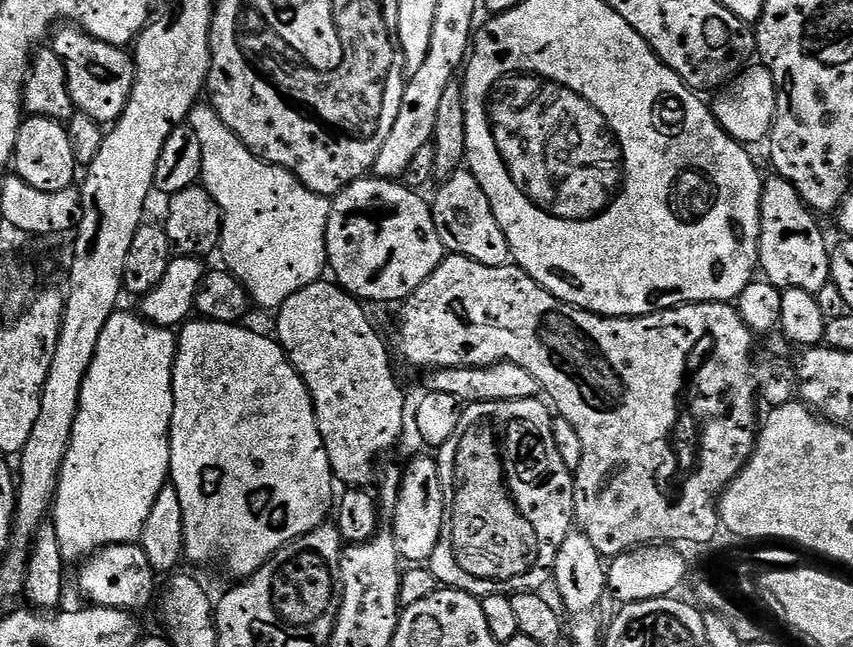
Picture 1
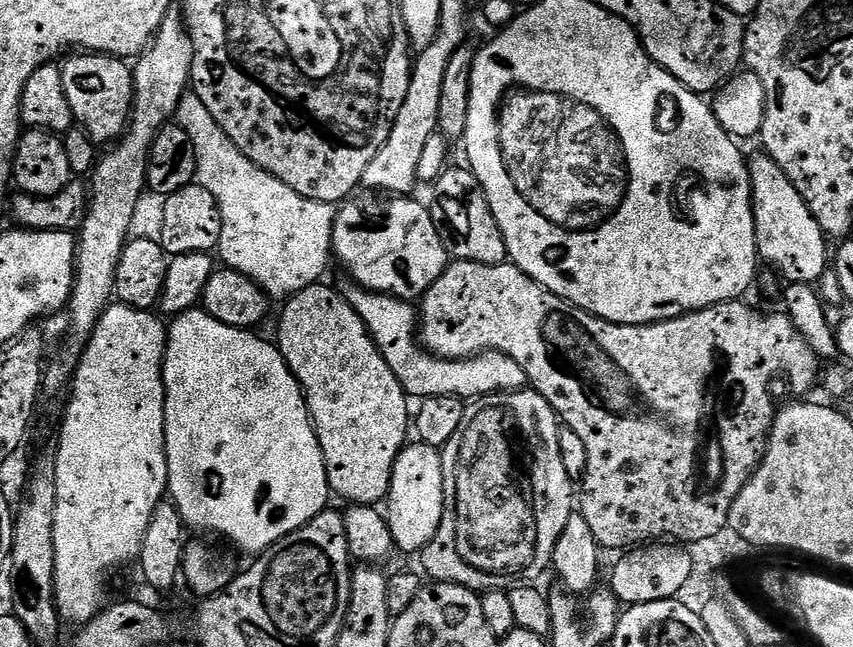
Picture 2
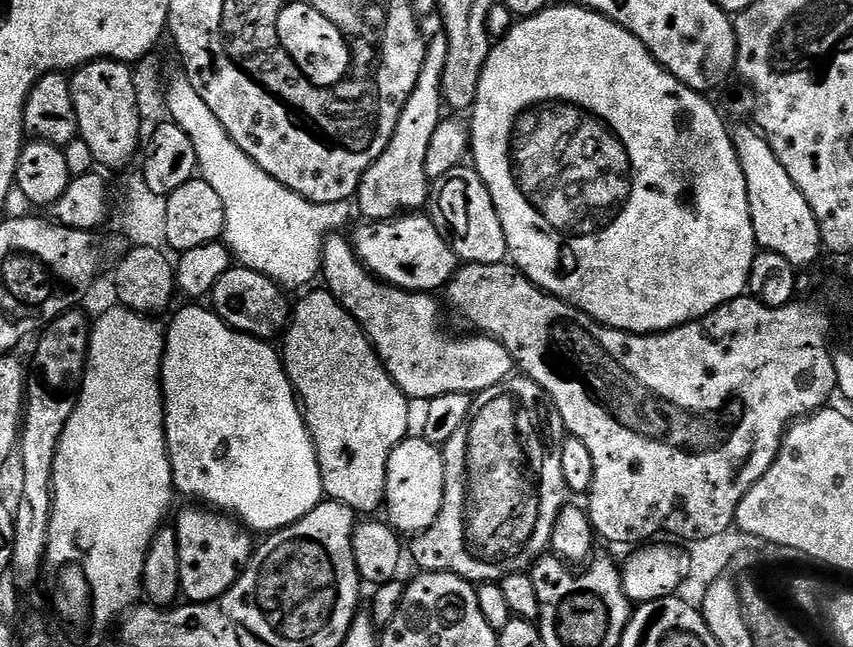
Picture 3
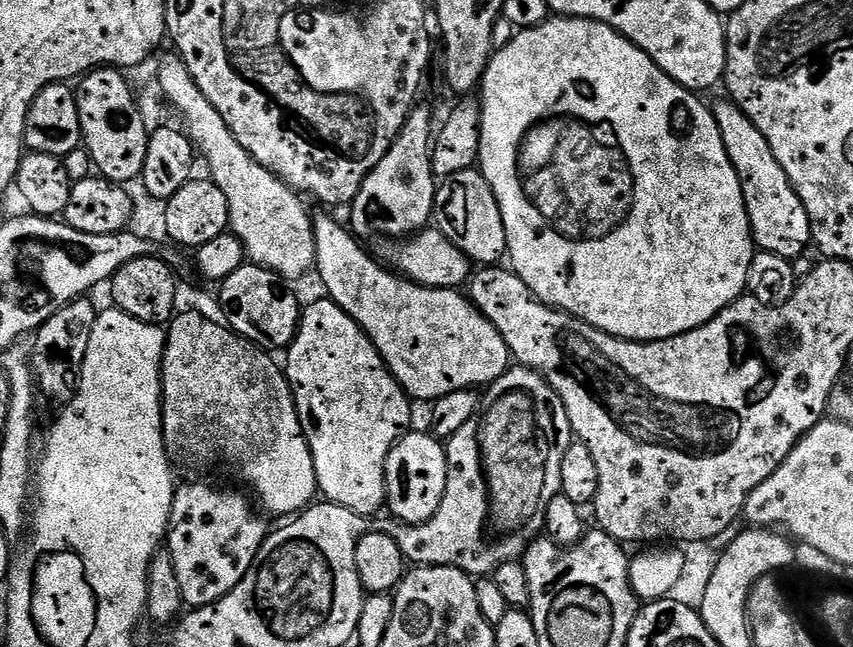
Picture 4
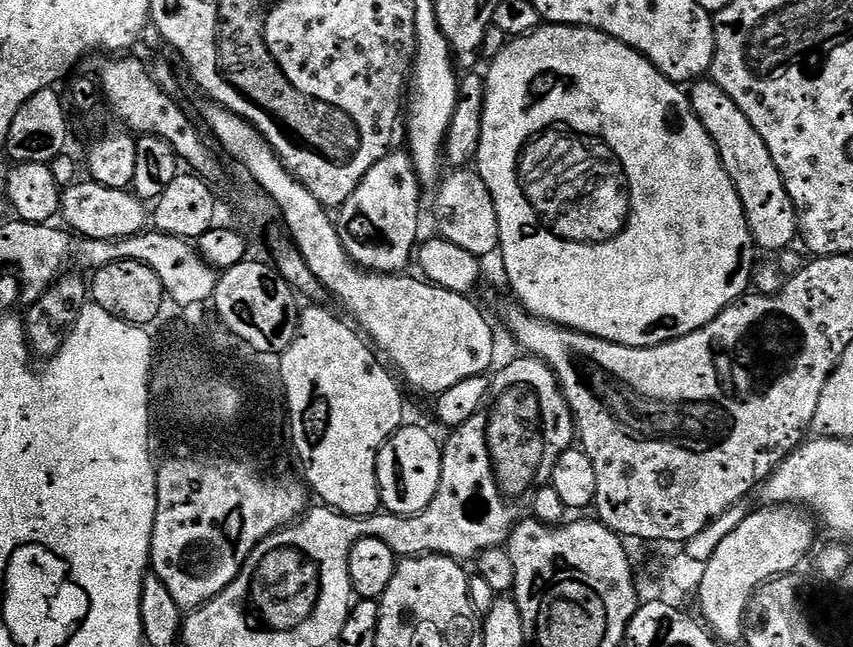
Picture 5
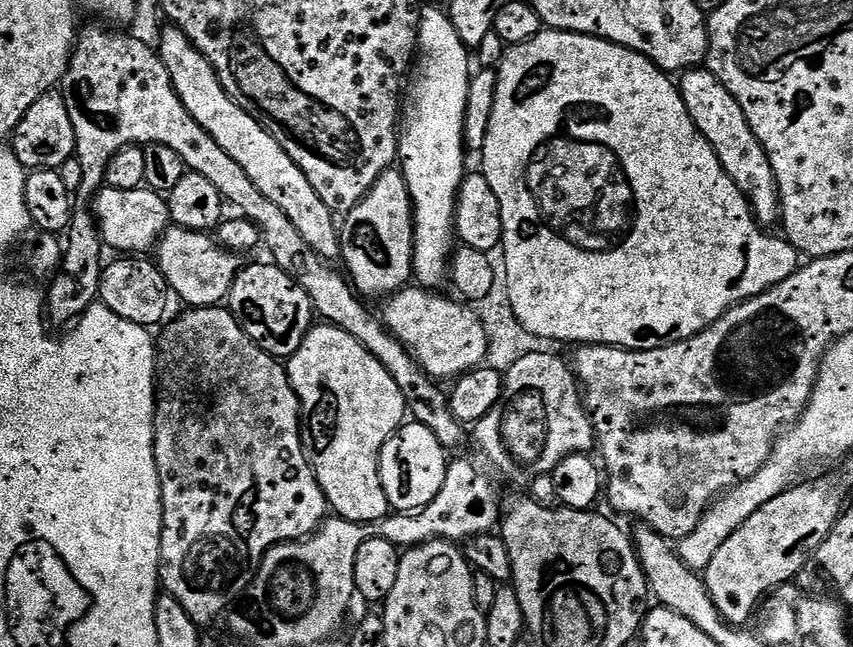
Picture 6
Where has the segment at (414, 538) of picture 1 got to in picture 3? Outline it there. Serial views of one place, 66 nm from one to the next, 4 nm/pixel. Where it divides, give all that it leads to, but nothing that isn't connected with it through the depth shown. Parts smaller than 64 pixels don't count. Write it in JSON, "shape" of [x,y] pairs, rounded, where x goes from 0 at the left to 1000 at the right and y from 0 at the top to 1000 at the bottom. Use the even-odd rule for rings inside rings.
{"shape":[[[475,677],[457,702],[453,726],[453,757],[450,779],[455,785],[454,808],[465,824],[491,825],[509,813],[513,788],[518,788],[521,768],[521,702],[512,688],[496,677]]]}

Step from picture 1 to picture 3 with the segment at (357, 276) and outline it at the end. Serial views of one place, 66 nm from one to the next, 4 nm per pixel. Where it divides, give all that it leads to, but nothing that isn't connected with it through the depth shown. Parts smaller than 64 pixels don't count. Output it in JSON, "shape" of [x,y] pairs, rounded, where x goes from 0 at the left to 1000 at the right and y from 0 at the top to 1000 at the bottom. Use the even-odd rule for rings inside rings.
{"shape":[[[474,331],[463,340],[422,343],[410,359],[410,376],[417,397],[437,427],[478,451],[515,453],[515,445],[517,450],[525,440],[537,413],[537,397],[518,362],[513,362],[502,331]]]}

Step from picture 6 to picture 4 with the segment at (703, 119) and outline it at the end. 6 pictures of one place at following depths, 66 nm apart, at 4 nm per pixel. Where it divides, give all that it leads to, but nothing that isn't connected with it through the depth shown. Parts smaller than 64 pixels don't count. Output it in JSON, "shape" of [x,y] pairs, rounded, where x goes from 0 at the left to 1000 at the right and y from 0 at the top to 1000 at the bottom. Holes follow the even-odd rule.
{"shape":[[[848,153],[839,162],[836,159],[832,172],[839,185],[849,235],[858,252],[858,264],[868,278],[870,320],[877,332],[877,351],[885,382],[893,389],[919,396],[924,403],[941,397],[952,377],[952,345],[945,331],[945,318],[940,318],[921,275],[921,263],[912,257],[912,244],[907,244],[903,219],[893,213],[893,201],[889,201],[889,195],[884,195],[884,189],[879,189],[877,178],[857,153]]]}

